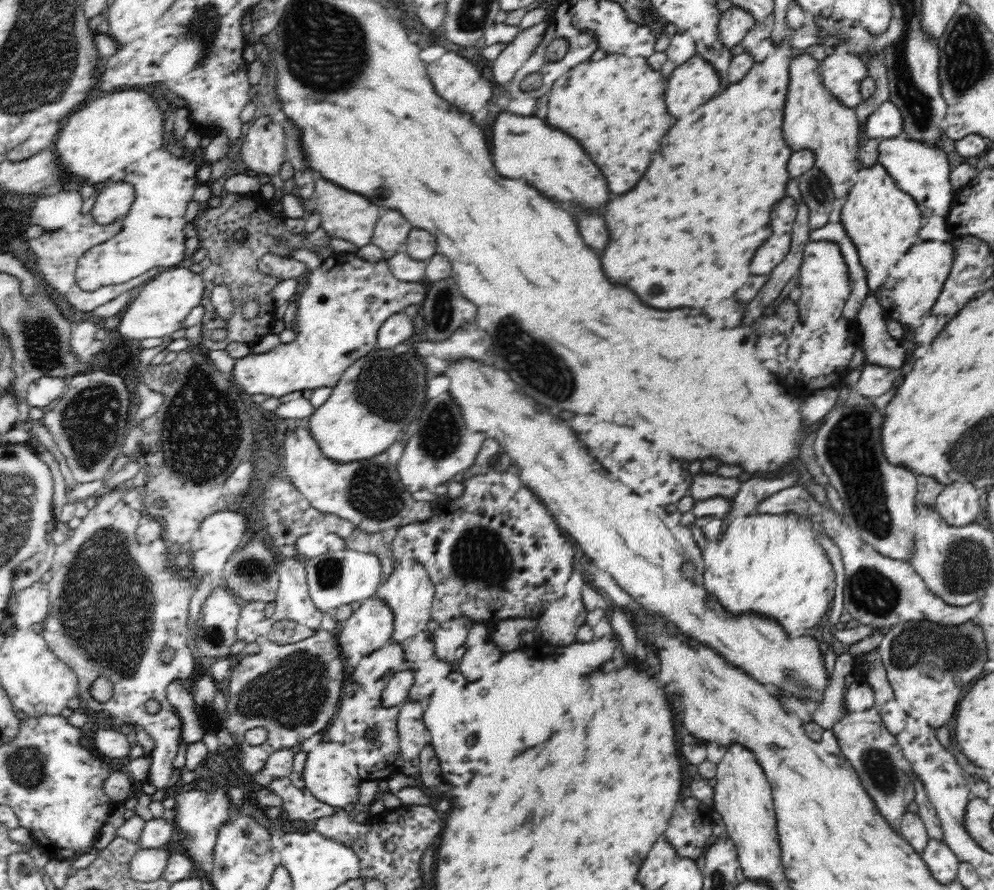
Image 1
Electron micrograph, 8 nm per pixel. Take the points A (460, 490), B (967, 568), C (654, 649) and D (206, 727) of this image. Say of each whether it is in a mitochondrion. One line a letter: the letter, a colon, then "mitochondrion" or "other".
A: other
B: mitochondrion
C: other
D: other

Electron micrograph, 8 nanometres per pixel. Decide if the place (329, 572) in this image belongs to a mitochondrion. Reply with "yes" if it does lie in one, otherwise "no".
yes

